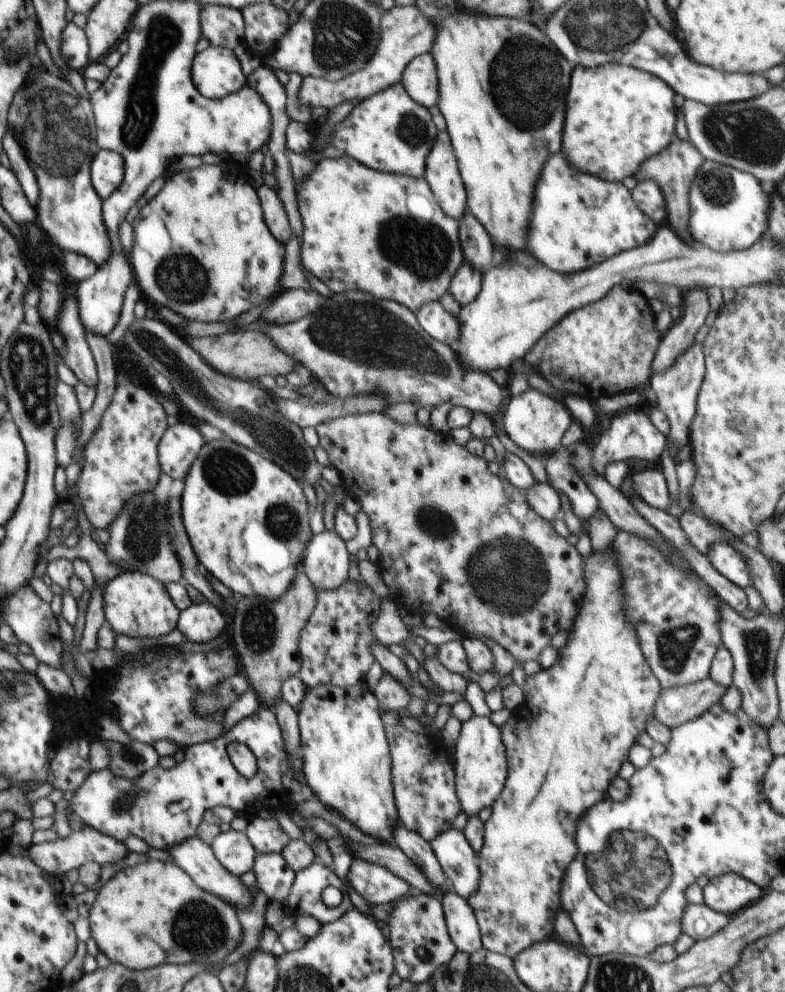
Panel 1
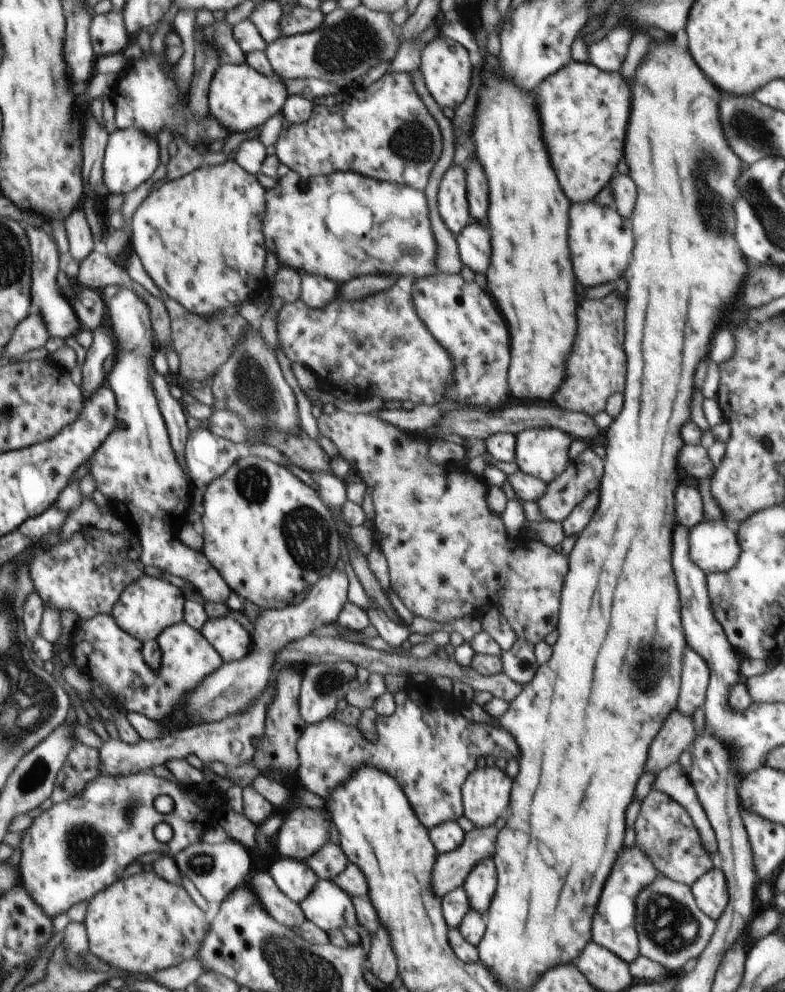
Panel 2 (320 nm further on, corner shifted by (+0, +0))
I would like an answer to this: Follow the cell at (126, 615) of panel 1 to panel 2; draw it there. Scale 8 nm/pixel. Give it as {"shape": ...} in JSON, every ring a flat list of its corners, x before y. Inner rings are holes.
{"shape":[[144,574,134,584,126,587,118,602,114,605,111,615,124,632,138,640,157,640,166,627,174,623,184,622,183,608,186,596,183,590,174,584]]}

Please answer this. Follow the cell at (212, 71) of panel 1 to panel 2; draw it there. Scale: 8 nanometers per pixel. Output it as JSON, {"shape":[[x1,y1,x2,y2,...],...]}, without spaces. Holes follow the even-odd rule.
{"shape":[[246,62,220,65,209,88,209,112,230,134,250,132,281,113,288,94,286,83,279,75,264,76]]}

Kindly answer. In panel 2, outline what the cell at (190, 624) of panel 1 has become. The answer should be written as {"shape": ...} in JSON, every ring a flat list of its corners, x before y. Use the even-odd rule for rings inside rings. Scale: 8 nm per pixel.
{"shape":[[230,614,208,619,200,632,226,663,242,660,252,649,253,639,248,627,242,626]]}

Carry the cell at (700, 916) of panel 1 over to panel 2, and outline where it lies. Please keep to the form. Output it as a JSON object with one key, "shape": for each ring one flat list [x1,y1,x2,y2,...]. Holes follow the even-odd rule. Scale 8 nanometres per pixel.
{"shape":[[658,873,649,885,641,888,635,898,635,931,639,940,640,955,666,967,672,976,684,972,683,966,690,958,698,958,710,942,716,928,716,921,706,916,696,904,691,887,673,881]]}

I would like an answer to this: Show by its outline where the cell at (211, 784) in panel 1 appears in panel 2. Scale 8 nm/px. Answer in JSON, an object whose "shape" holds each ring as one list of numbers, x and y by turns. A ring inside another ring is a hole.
{"shape":[[153,772,98,775,78,796,43,810,21,833,21,884,46,916,54,919,124,878,124,870,138,856,159,852,174,858,193,842,202,840,212,822,222,822,225,805,221,797,213,803,210,813,194,800,195,795,200,793,195,789,184,792],[160,822,166,822,173,830,169,842,161,843,153,835]]}

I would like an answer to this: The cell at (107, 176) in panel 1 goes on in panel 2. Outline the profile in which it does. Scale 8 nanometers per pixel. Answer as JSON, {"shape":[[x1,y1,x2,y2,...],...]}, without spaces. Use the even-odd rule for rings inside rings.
{"shape":[[117,129,109,134,103,158,103,184,108,193,124,195,138,188,156,172,160,164,157,138,142,129]]}

